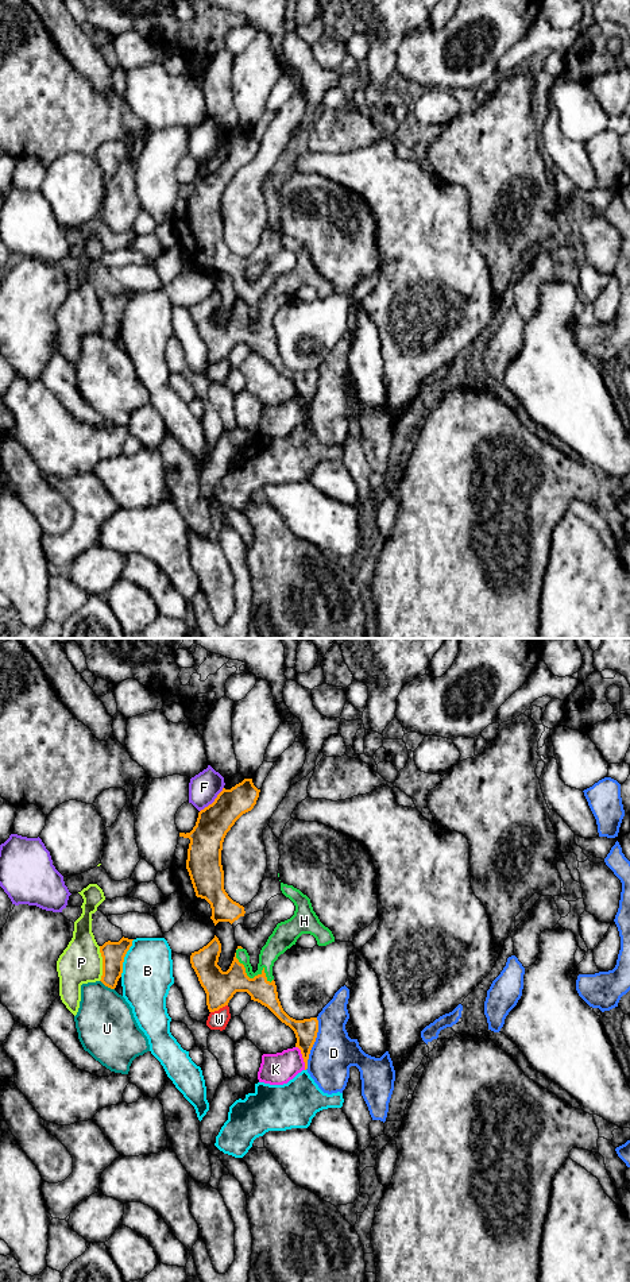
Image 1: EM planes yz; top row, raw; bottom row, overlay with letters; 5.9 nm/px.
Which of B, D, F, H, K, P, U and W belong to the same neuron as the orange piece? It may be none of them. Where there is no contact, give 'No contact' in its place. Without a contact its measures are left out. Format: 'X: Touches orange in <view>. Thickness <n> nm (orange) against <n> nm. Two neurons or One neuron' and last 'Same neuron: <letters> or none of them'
B: Touches orange in yz. Thickness 140 nm (orange) against 300 nm. Two neurons
D: Touches orange in yz. Thickness 130 nm (orange) against 260 nm. Two neurons
F: Touches orange in yz. Thickness 200 nm (orange) against 180 nm. Two neurons
H: Touches orange in yz. Thickness 190 nm (orange) against 120 nm. One neuron
K: Touches orange in yz. Thickness 130 nm (orange) against 190 nm. Two neurons
P: Touches orange in yz. Thickness 140 nm (orange) against 260 nm. Two neurons
U: Touches orange in yz. Thickness 140 nm (orange) against 340 nm. Two neurons
W: Touches orange in yz. Thickness 190 nm (orange) against 110 nm. Two neurons
Same neuron: H

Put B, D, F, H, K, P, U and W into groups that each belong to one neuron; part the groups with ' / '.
B / D / F / H / K / P / U / W

